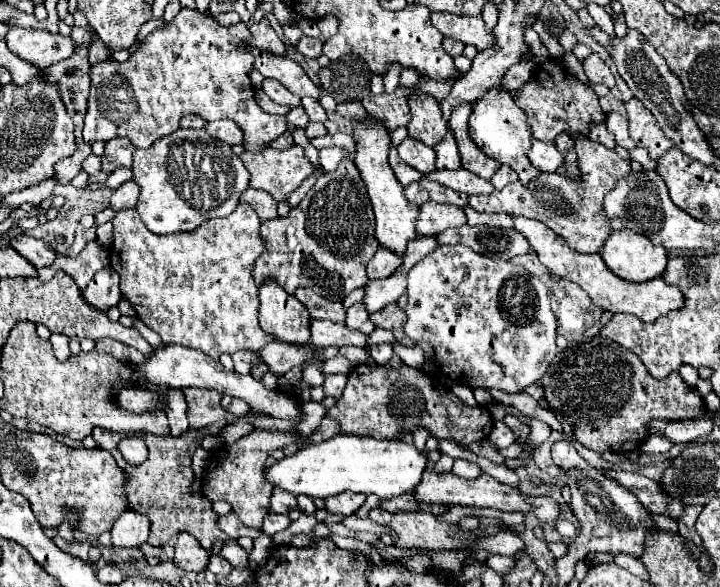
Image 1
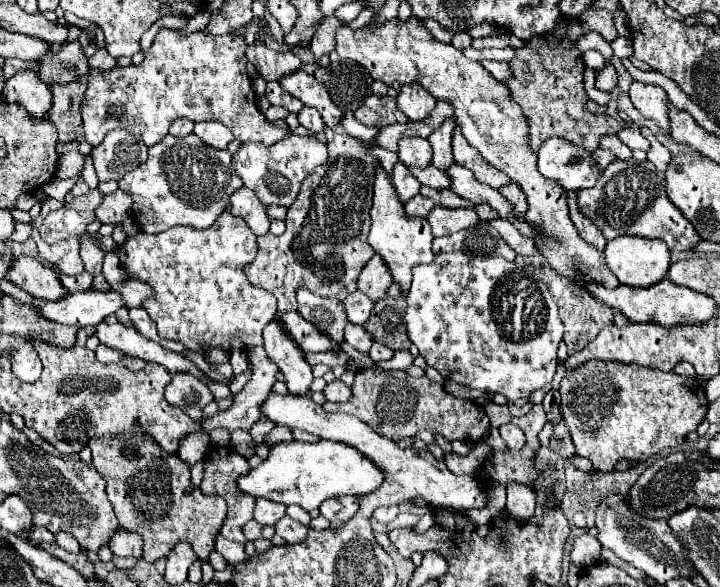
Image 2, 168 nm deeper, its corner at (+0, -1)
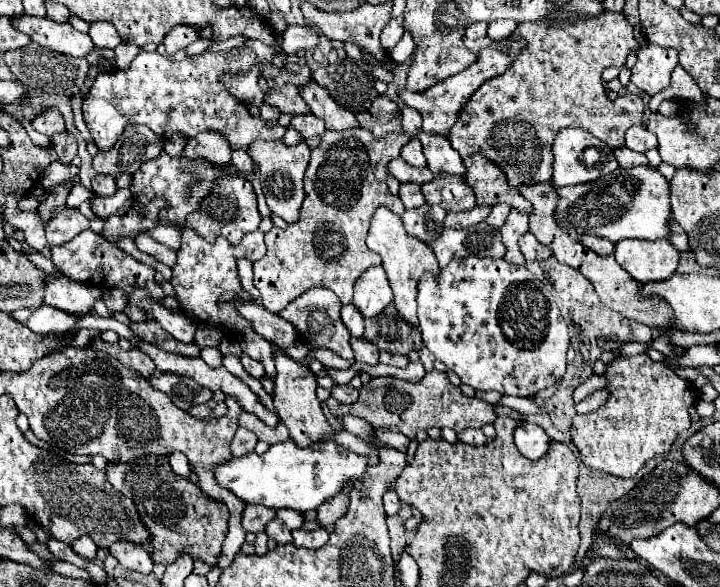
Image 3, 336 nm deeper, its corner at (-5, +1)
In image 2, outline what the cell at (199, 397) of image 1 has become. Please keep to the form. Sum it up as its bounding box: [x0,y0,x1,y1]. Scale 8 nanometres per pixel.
[165,372,213,420]

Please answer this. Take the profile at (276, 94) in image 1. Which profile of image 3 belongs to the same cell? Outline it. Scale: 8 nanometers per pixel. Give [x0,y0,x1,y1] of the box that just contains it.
[264,84,310,116]

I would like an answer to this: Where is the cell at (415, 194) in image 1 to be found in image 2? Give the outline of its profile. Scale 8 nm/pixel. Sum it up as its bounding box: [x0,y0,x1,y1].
[405,196,433,218]

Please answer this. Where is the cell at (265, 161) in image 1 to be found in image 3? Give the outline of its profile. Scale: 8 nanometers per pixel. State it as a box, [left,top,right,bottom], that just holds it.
[246,140,312,224]

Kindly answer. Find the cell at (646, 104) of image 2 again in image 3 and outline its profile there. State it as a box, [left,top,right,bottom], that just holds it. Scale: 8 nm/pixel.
[632,42,678,96]

